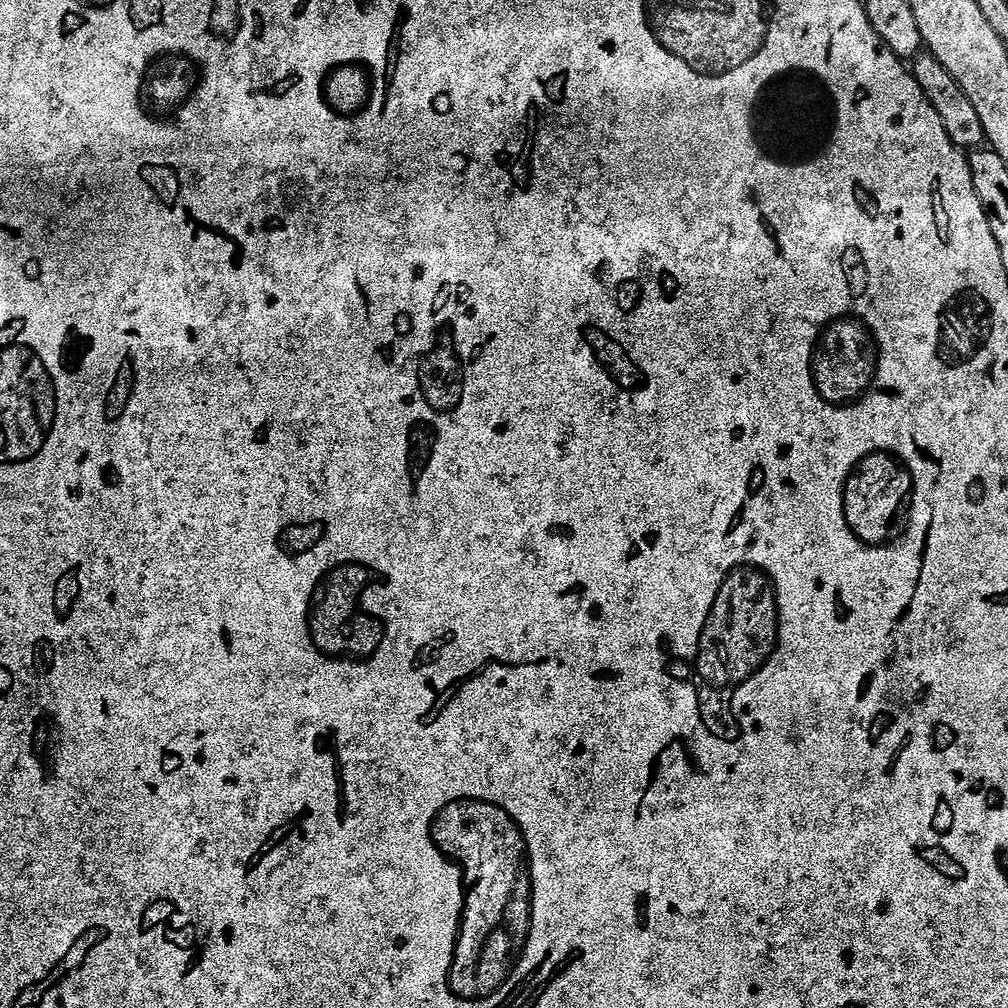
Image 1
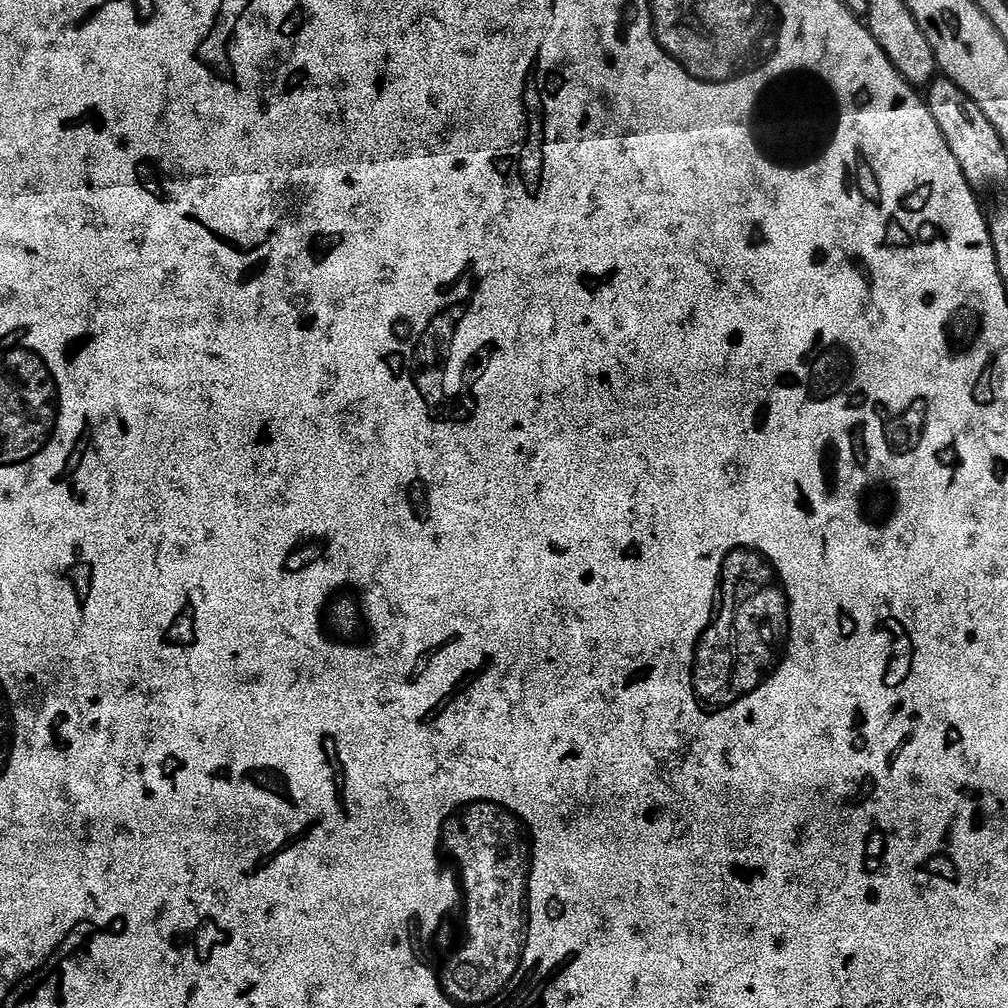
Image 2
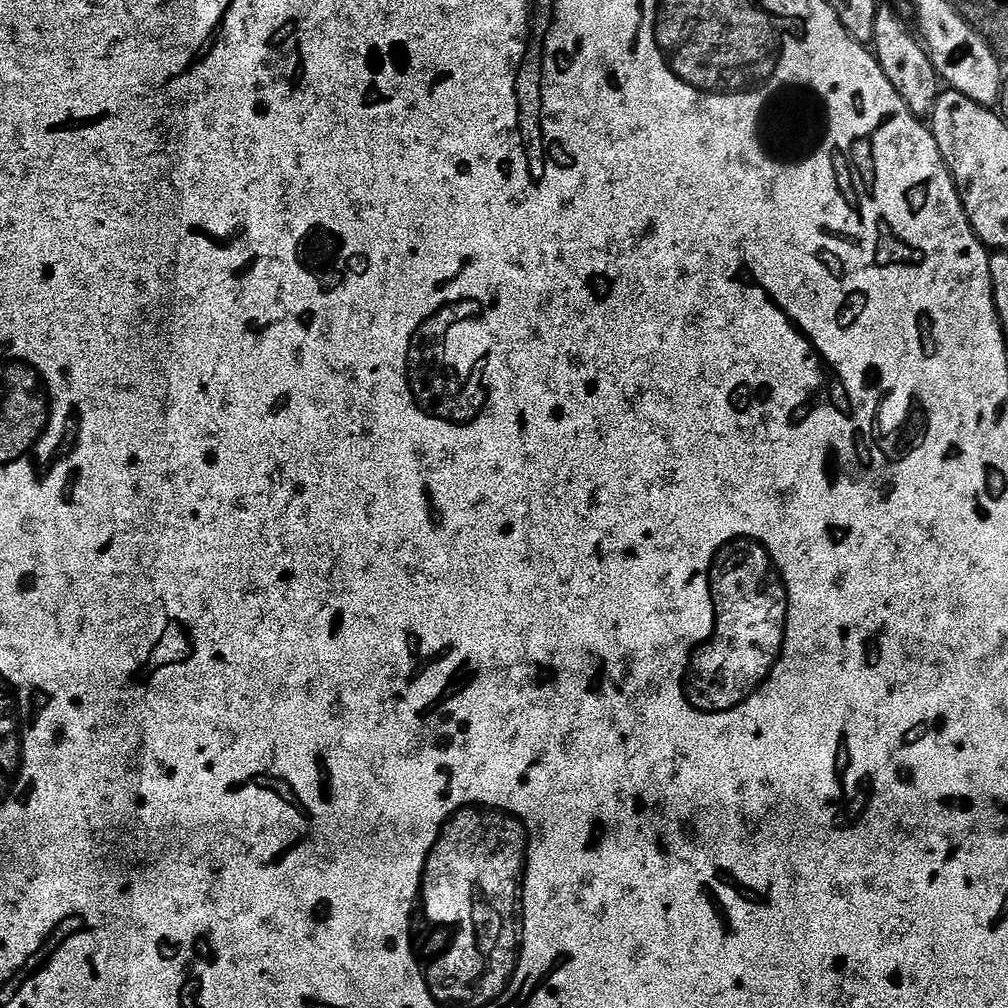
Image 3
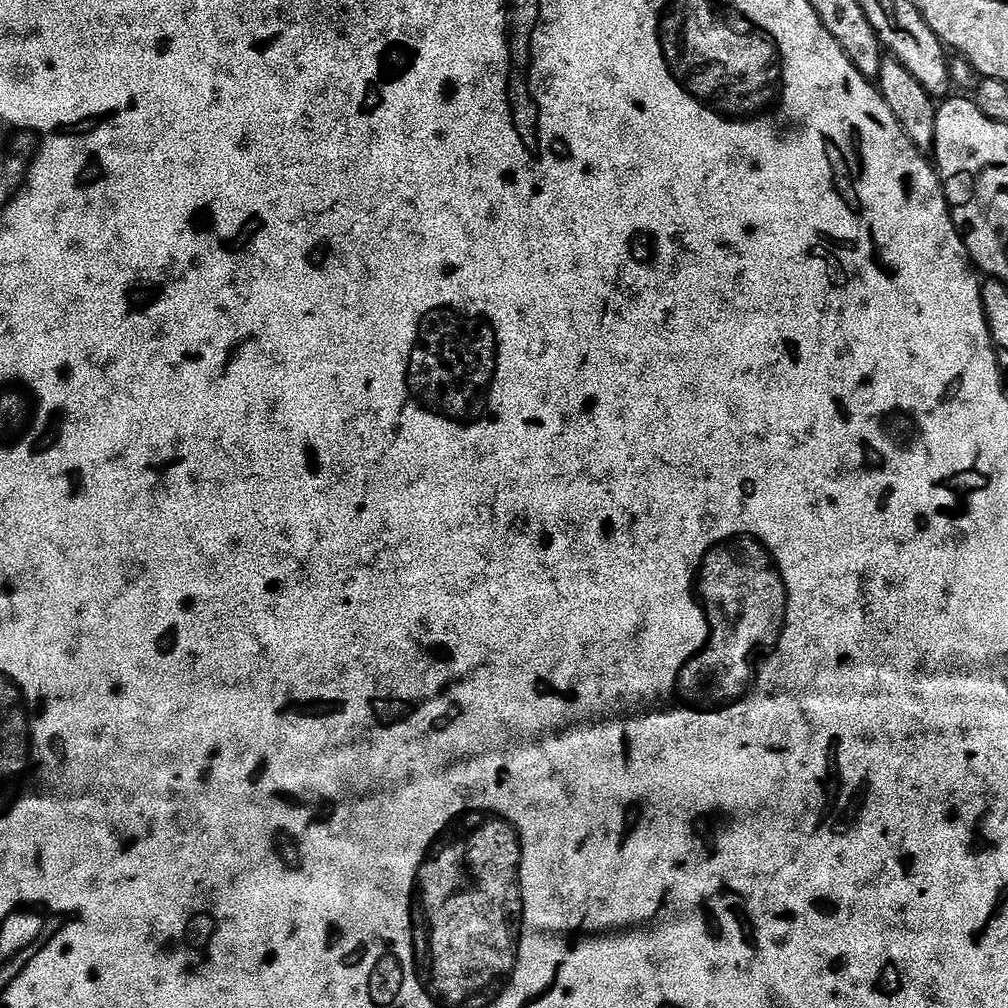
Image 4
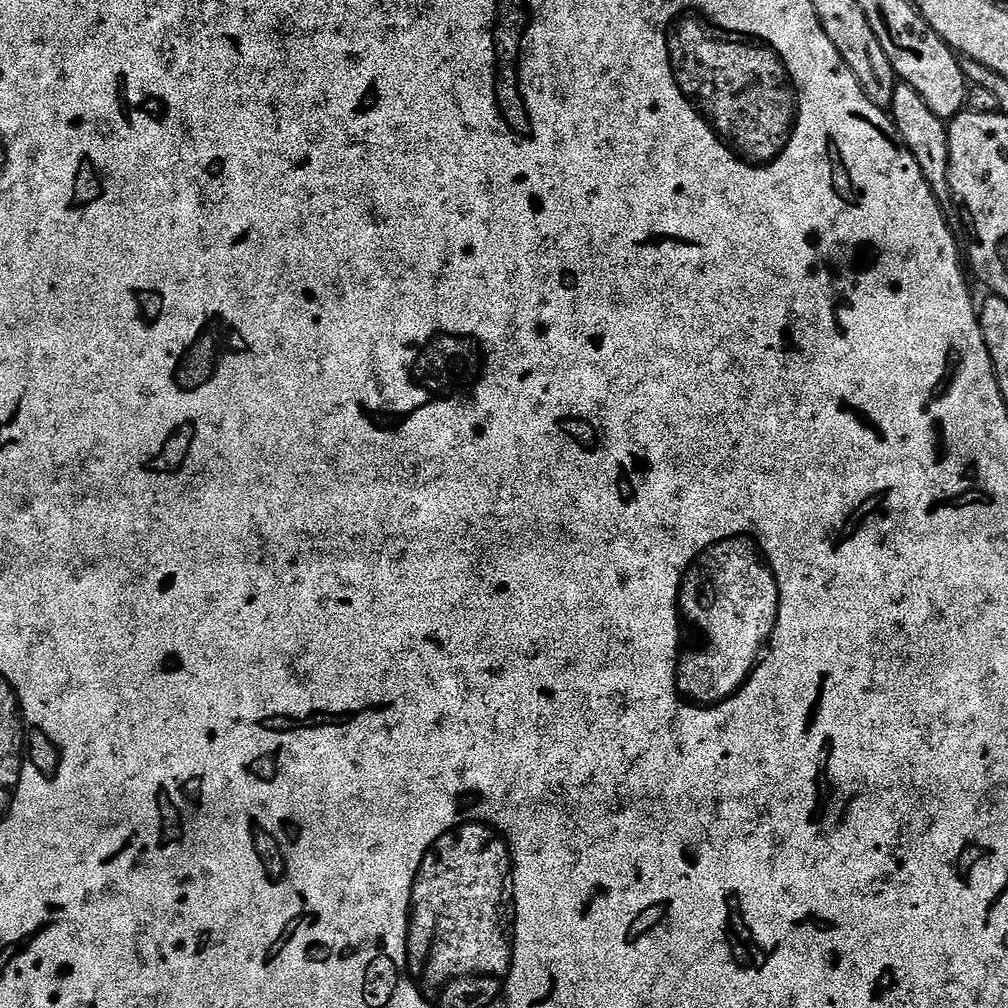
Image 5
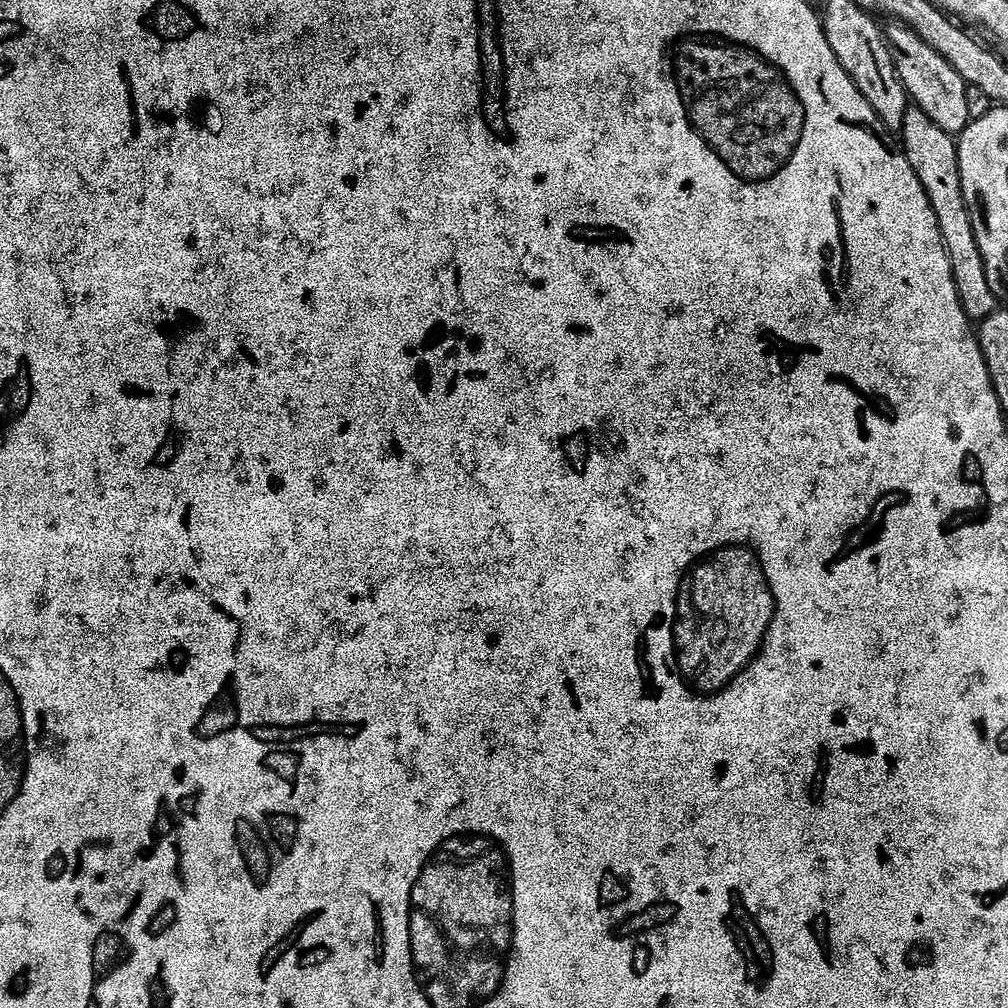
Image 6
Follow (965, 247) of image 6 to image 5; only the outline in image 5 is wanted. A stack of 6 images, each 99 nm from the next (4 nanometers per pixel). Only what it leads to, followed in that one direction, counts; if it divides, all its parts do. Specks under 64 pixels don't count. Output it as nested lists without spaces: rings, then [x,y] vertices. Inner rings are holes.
[[[897,83],[890,109],[892,121],[896,124],[902,142],[914,154],[914,162],[918,162],[918,170],[922,170],[922,178],[930,186],[941,208],[948,210],[953,207],[952,191],[950,190],[950,146],[948,145],[948,125],[930,110],[922,95],[914,86]]]

